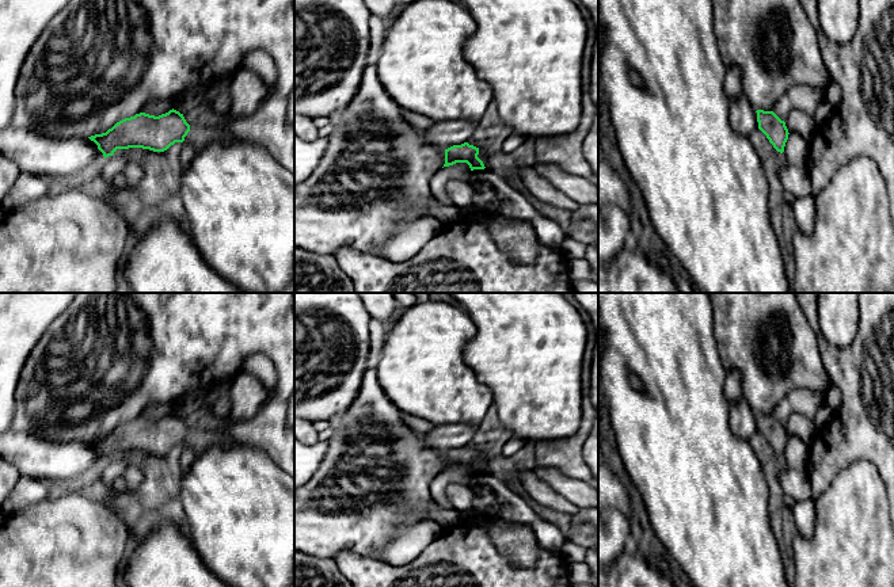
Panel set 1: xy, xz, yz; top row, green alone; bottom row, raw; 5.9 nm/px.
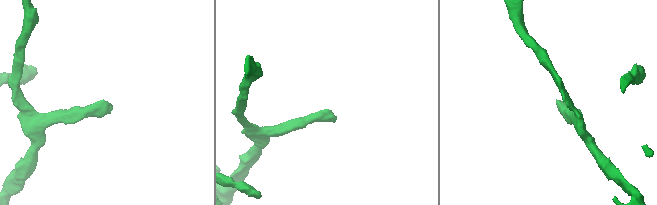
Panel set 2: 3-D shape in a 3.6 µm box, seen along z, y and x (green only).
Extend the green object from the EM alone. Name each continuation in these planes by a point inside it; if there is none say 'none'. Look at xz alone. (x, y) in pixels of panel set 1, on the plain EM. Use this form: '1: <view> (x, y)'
none

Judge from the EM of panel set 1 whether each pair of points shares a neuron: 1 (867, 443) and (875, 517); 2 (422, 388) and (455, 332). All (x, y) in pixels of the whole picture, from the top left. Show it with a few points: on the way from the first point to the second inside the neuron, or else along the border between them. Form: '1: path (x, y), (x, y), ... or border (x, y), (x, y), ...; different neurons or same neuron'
1: border (840, 472), (858, 460), (867, 460), (879, 475); different neurons
2: path (422, 374), (422, 365), (441, 346); same neuron

